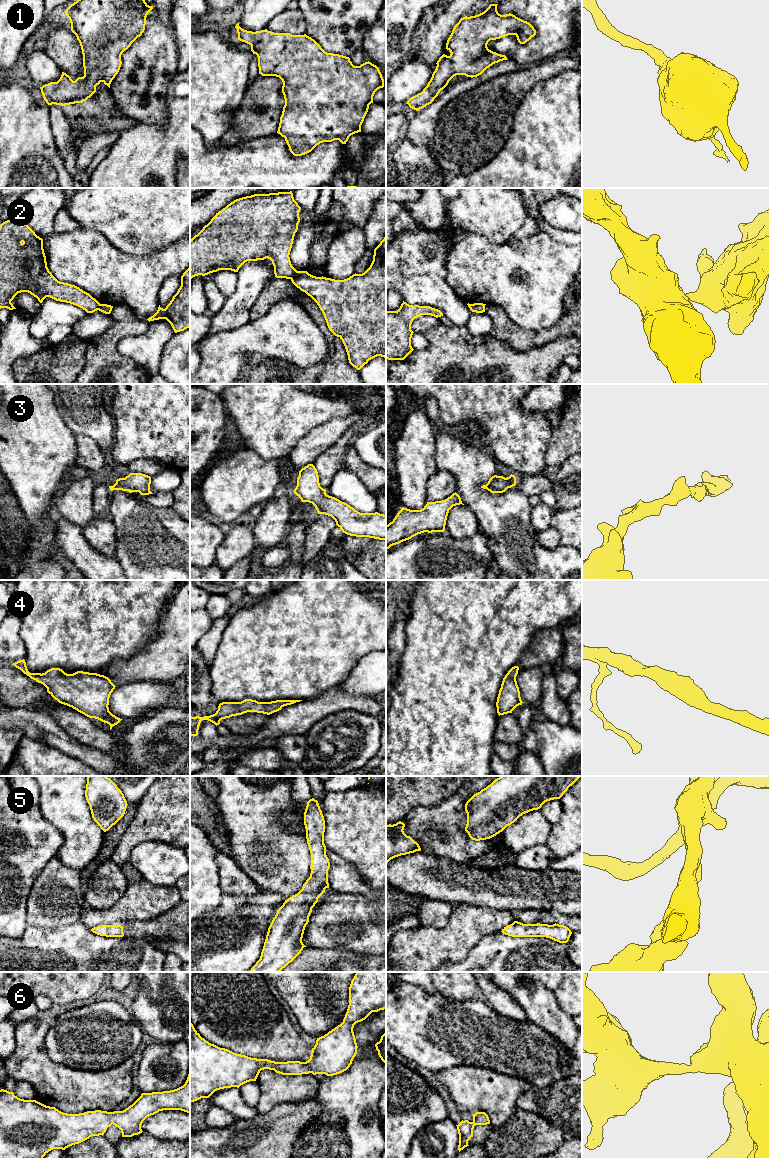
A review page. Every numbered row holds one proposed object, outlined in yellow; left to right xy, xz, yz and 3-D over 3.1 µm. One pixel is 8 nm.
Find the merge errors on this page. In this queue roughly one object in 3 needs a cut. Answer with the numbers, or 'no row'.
2

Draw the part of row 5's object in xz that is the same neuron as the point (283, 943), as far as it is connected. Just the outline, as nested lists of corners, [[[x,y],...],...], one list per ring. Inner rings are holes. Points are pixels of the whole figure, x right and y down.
[[[314,798],[307,802],[304,812],[304,825],[306,829],[306,839],[311,853],[311,873],[310,877],[303,884],[302,889],[292,897],[285,900],[283,905],[277,910],[266,935],[260,959],[249,972],[280,972],[291,963],[306,947],[303,942],[303,934],[309,922],[312,908],[318,902],[318,898],[329,888],[328,870],[330,862],[326,855],[324,844],[325,820],[318,804]]]

